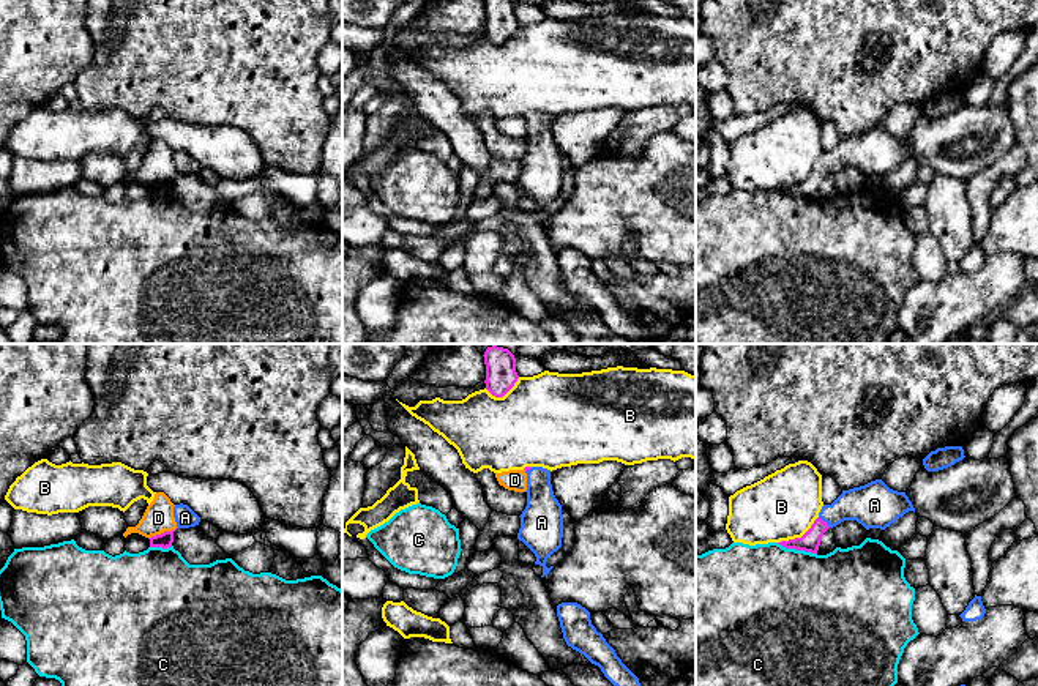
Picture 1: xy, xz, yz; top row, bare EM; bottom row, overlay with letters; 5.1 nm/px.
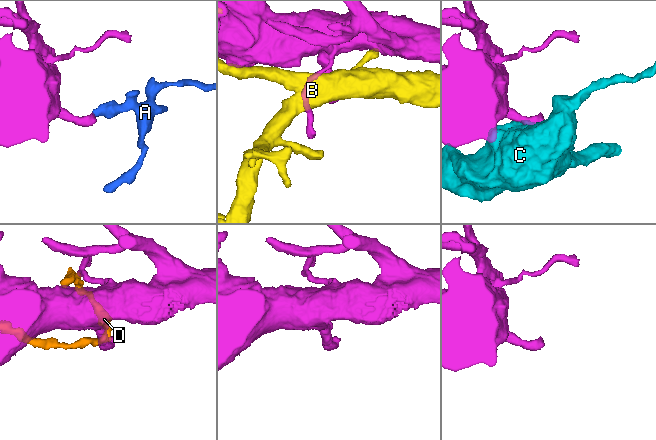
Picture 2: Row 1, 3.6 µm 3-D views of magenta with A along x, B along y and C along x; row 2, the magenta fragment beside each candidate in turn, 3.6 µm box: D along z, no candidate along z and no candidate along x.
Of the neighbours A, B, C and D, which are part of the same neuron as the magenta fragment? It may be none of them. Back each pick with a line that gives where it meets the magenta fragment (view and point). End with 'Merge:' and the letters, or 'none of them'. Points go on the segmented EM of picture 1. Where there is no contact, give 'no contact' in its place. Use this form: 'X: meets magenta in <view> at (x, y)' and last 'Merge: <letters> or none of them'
A: meets magenta in yz at (825, 522)
Merge: A

